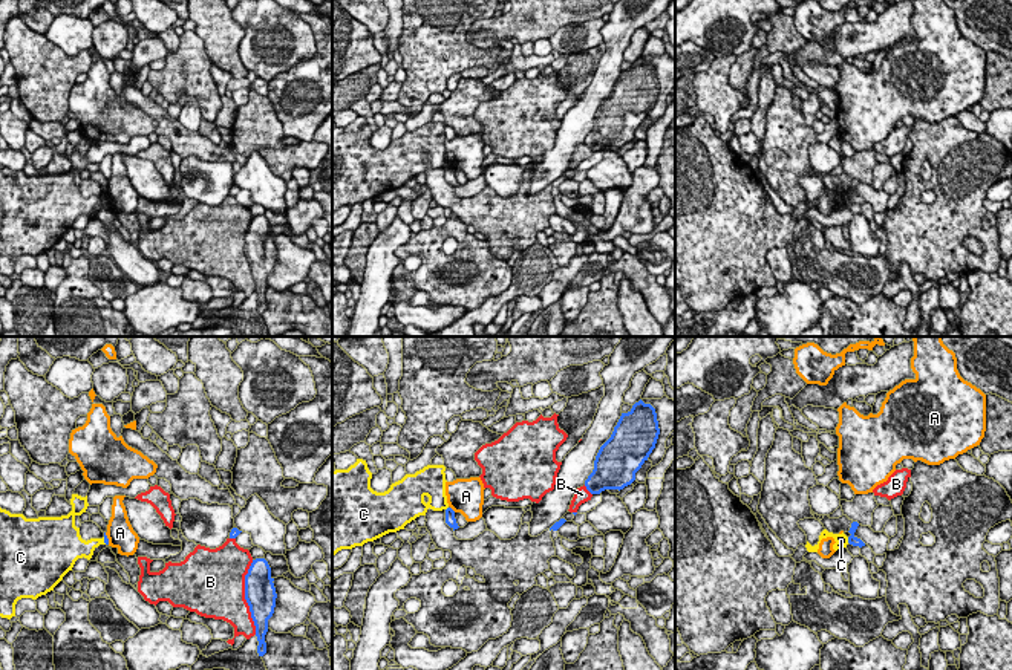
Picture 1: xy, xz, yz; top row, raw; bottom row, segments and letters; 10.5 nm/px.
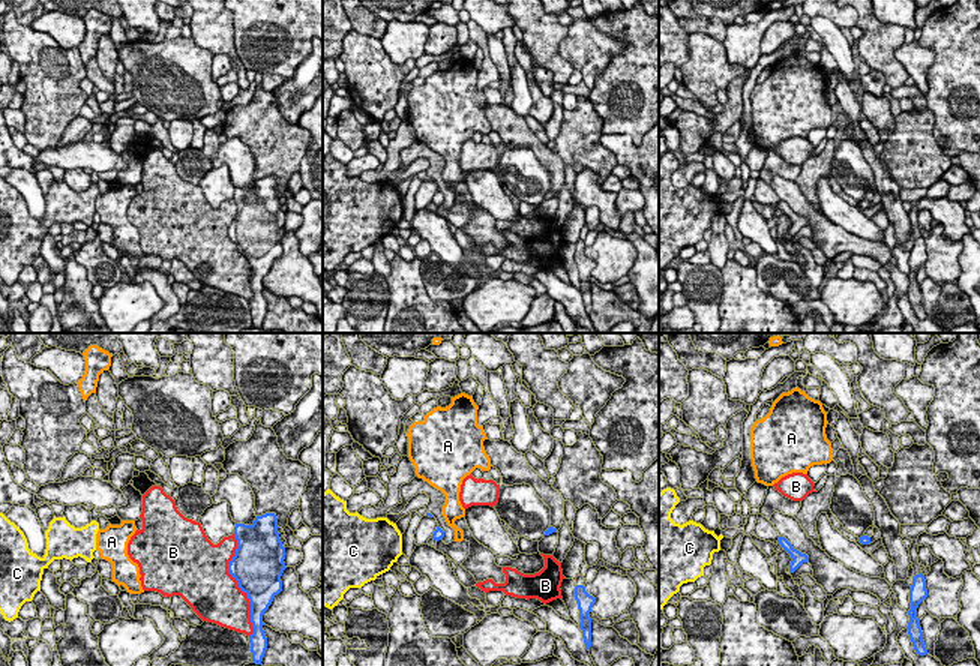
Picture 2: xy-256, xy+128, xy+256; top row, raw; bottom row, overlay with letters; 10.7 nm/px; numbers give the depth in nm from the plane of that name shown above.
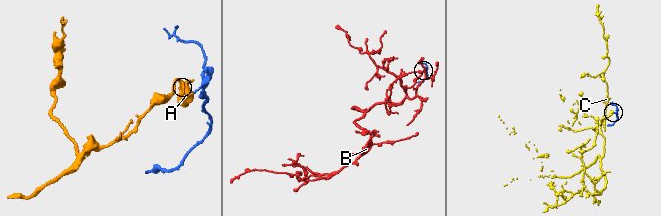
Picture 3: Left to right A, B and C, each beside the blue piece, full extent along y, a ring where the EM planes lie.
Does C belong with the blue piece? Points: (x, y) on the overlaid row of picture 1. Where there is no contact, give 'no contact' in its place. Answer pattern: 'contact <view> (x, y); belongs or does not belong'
contact yz (848, 540); does not belong

